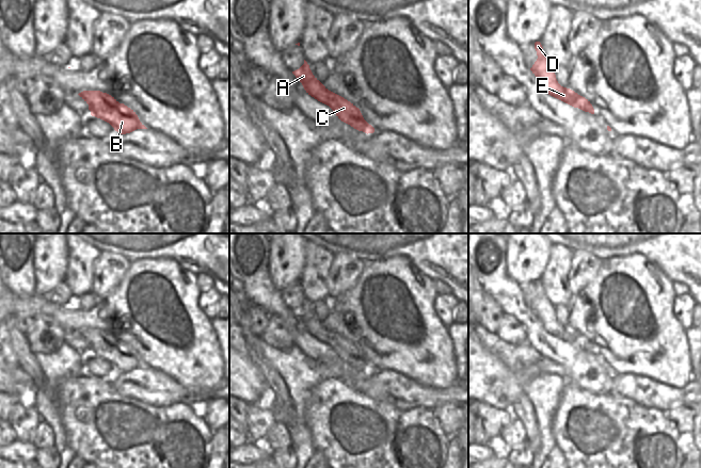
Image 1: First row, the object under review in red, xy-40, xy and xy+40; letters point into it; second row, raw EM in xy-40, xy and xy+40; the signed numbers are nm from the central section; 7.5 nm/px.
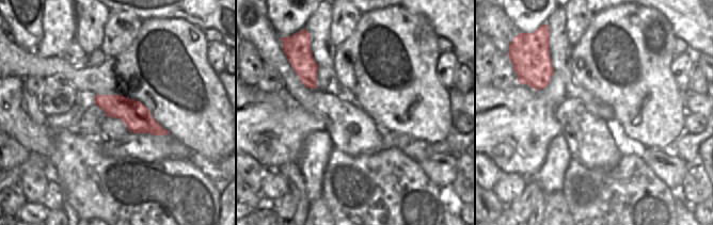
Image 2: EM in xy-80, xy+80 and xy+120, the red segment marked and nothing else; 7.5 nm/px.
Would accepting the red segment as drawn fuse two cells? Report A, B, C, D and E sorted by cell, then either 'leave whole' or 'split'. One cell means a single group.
A B C D E; leave whole

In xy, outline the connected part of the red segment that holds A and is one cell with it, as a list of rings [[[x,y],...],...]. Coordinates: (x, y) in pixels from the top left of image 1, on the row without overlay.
[[[305,298],[304,303],[299,308],[292,310],[292,312],[302,322],[308,334],[329,344],[341,360],[367,373],[375,371],[375,367],[364,358],[360,348],[344,336],[329,329],[313,313]]]

